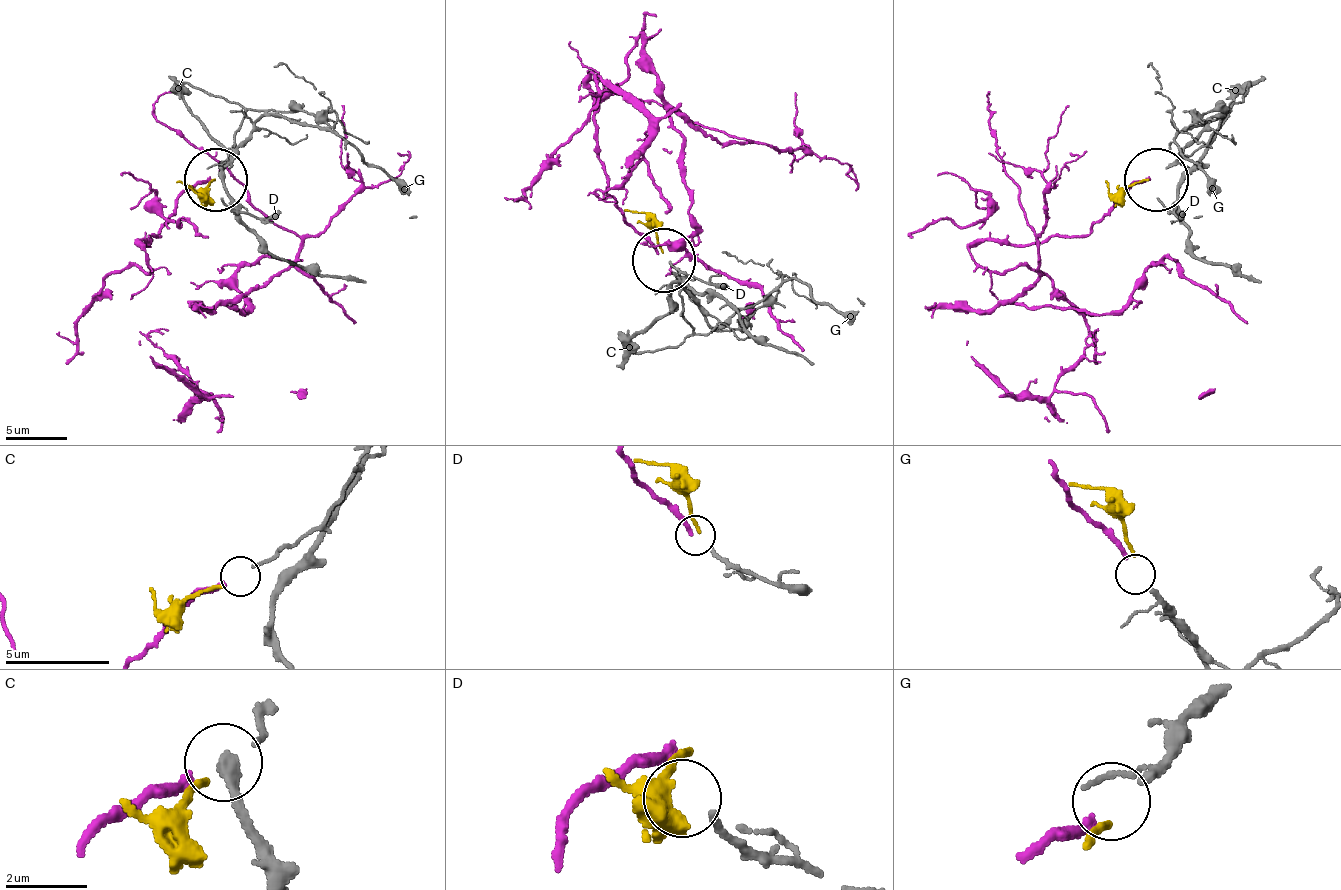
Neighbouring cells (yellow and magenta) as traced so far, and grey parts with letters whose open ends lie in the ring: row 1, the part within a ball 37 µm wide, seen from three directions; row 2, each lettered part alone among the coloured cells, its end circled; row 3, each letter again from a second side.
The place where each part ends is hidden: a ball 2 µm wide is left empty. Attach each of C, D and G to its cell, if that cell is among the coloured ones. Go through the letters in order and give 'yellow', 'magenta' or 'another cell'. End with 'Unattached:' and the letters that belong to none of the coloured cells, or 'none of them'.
C: yellow
D: another cell
G: magenta
Unattached: D

